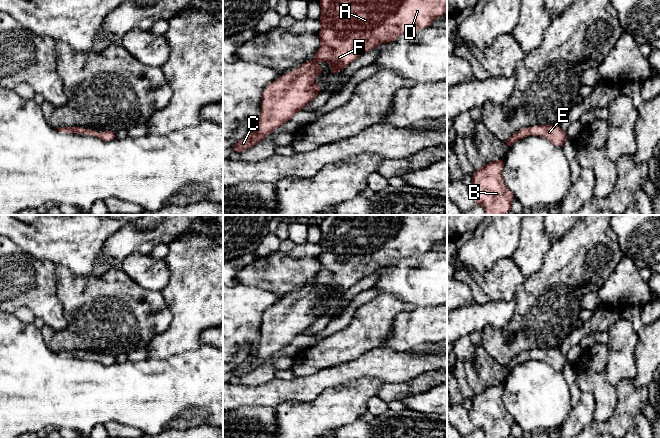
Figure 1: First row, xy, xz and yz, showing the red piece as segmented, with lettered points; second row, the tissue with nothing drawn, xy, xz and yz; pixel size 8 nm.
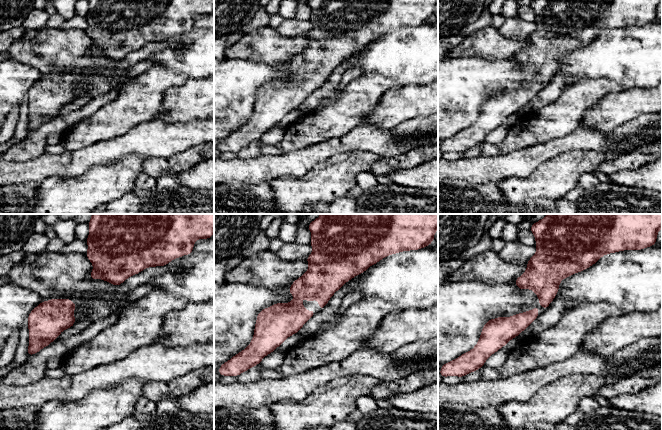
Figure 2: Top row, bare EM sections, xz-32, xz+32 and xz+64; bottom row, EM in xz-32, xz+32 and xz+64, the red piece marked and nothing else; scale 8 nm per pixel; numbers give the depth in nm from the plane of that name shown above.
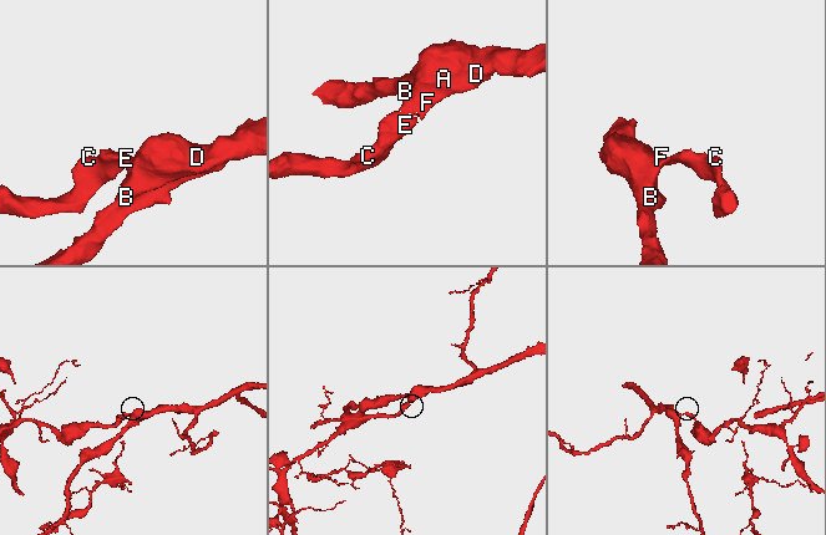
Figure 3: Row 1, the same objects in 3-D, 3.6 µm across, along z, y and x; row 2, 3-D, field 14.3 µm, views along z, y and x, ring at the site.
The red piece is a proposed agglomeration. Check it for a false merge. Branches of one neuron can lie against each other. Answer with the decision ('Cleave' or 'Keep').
Keep

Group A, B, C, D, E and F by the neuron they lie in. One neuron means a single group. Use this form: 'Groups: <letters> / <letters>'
Groups: A B C D E F

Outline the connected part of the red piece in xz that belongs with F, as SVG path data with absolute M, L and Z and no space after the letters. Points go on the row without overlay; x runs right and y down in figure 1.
M326 215L318 226L322 249L317 257L321 264L319 273L312 284L306 285L293 296L282 298L264 312L257 352L231 371L235 376L243 376L261 366L321 316L321 309L312 302L324 296L314 287L315 284L329 287L329 299L334 299L379 269L395 265L404 257L431 250L435 243L445 239L447 215Z

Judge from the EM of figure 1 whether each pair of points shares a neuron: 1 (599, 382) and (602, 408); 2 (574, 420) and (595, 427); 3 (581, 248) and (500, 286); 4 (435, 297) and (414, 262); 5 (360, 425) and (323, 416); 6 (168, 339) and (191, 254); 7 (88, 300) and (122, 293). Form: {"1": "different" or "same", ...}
{"1": "same", "2": "different", "3": "different", "4": "same", "5": "different", "6": "same", "7": "same"}

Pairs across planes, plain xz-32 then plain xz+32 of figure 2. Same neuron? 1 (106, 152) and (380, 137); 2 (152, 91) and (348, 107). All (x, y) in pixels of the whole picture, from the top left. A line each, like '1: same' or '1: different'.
1: same
2: same

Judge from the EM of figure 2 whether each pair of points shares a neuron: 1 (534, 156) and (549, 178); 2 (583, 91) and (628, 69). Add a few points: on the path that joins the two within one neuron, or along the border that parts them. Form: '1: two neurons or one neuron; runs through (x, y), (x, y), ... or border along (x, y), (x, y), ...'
1: two neurons; border along (561, 154), (543, 162), (522, 179)
2: two neurons; border along (585, 79), (609, 78), (620, 88)

